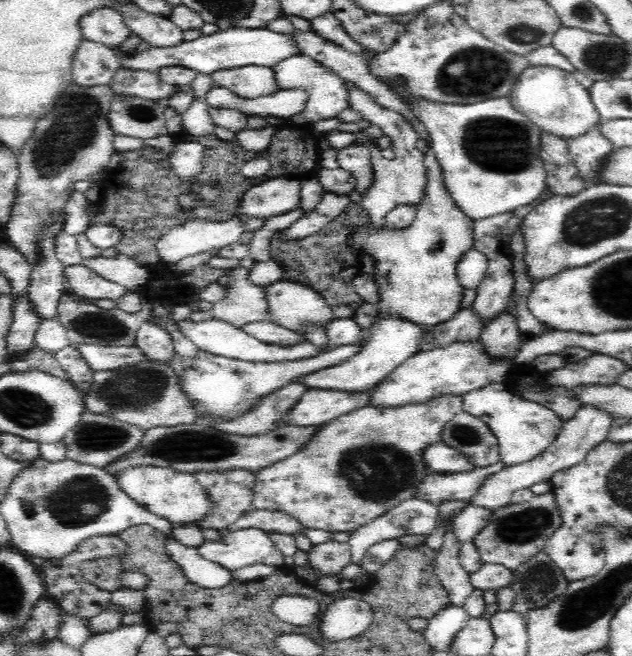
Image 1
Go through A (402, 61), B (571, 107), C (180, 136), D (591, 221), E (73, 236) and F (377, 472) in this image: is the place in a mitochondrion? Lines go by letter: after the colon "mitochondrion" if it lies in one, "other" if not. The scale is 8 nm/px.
A: other
B: other
C: other
D: mitochondrion
E: other
F: mitochondrion

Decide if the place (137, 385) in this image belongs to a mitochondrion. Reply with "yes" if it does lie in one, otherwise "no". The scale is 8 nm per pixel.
yes

